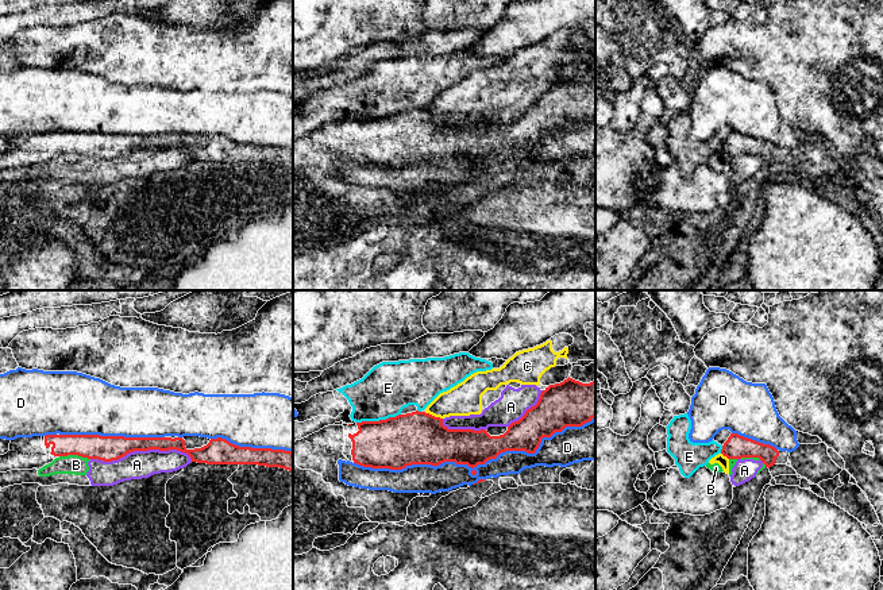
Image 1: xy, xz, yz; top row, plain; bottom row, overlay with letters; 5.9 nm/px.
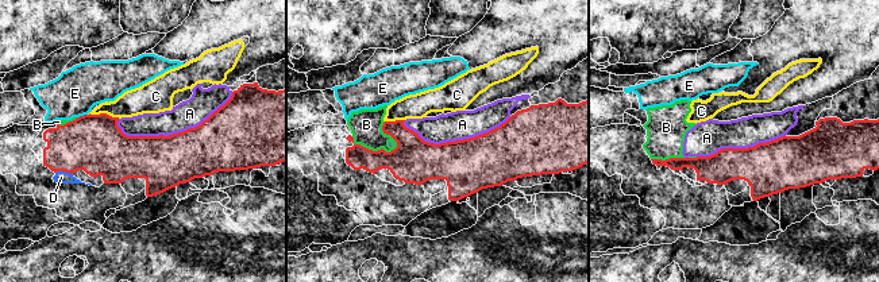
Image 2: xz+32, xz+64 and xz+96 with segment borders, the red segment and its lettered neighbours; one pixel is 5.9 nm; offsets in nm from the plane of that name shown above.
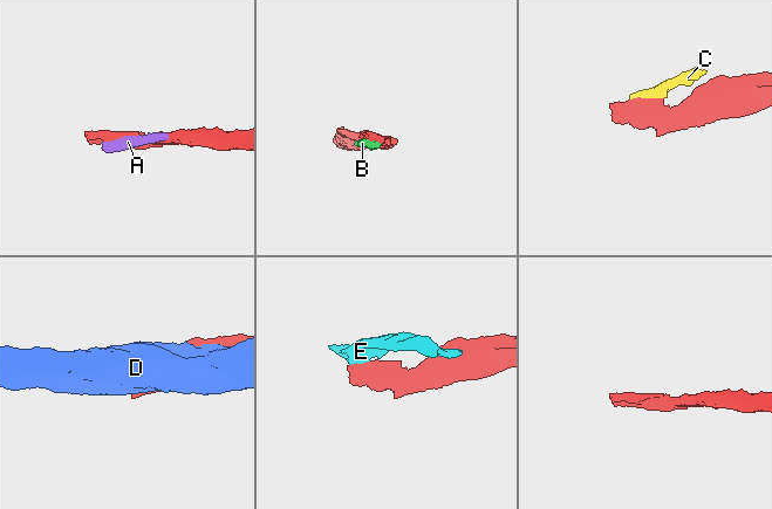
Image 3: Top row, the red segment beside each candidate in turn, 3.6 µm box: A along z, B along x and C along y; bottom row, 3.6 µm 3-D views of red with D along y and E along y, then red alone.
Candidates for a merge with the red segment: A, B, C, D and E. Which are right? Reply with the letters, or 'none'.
none

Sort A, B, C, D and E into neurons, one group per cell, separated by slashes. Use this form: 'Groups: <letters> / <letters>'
Groups: A B C / D / E

